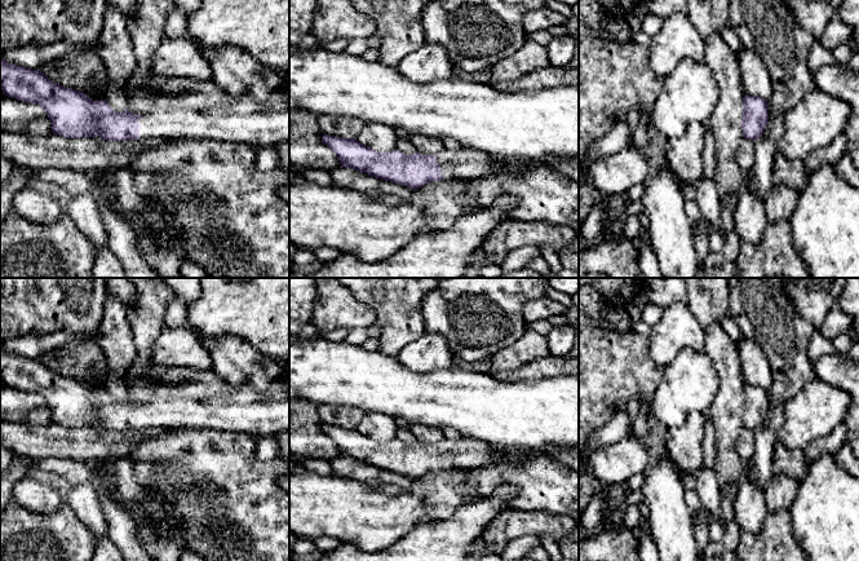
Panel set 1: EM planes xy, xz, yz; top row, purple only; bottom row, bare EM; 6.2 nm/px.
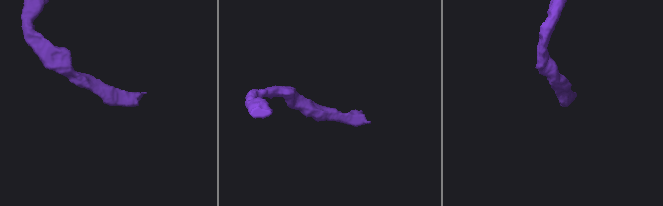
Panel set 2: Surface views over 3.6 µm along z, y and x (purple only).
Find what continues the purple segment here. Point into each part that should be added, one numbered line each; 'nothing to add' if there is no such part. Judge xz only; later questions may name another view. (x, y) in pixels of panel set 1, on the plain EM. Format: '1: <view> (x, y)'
1: xz (464, 451)

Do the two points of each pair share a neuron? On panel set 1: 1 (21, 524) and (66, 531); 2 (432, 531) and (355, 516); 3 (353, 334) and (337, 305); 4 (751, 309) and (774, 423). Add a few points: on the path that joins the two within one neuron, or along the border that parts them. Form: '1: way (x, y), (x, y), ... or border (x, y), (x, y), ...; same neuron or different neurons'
1: way (32, 531), (35, 534), (54, 534); same neuron
2: border (442, 520), (421, 521), (388, 546); different neurons
3: border (366, 328), (349, 330); different neurons
4: way (779, 338), (784, 343), (784, 387), (778, 394); same neuron

